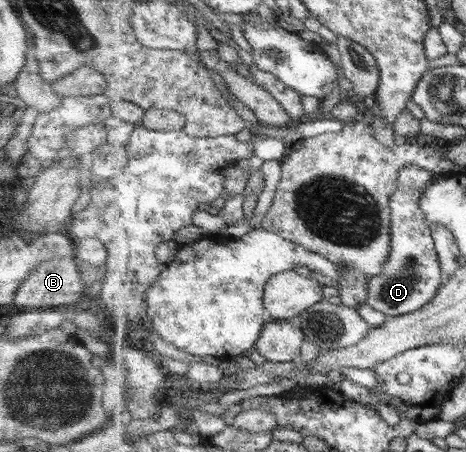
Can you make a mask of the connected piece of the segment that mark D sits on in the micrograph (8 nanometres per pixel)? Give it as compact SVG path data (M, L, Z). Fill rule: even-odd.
M399 182L390 199L392 250L388 262L383 266L383 273L372 277L368 283L367 301L368 305L388 317L418 312L425 305L431 304L439 291L450 281L448 275L442 271L431 223L419 203L424 190L414 190Z

